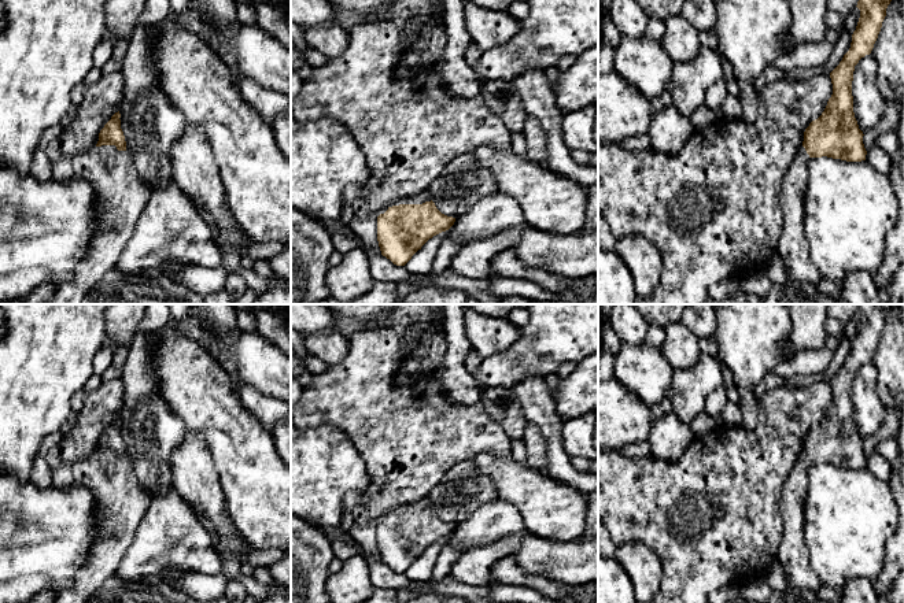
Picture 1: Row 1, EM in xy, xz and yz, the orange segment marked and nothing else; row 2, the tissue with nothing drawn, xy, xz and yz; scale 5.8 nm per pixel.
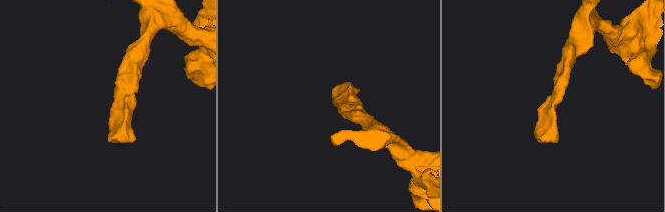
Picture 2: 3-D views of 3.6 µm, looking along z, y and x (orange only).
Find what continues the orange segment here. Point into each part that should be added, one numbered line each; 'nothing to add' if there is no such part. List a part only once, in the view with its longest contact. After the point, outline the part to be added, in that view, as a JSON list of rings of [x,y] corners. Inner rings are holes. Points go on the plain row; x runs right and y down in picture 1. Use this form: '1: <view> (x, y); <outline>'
1: xz (424, 503); [[[427,496],[424,499],[413,502],[413,503],[403,504],[396,511],[392,511],[392,513],[399,513],[399,511],[423,511],[423,510],[431,508],[431,507],[432,507],[432,502],[431,502],[429,496]]]

